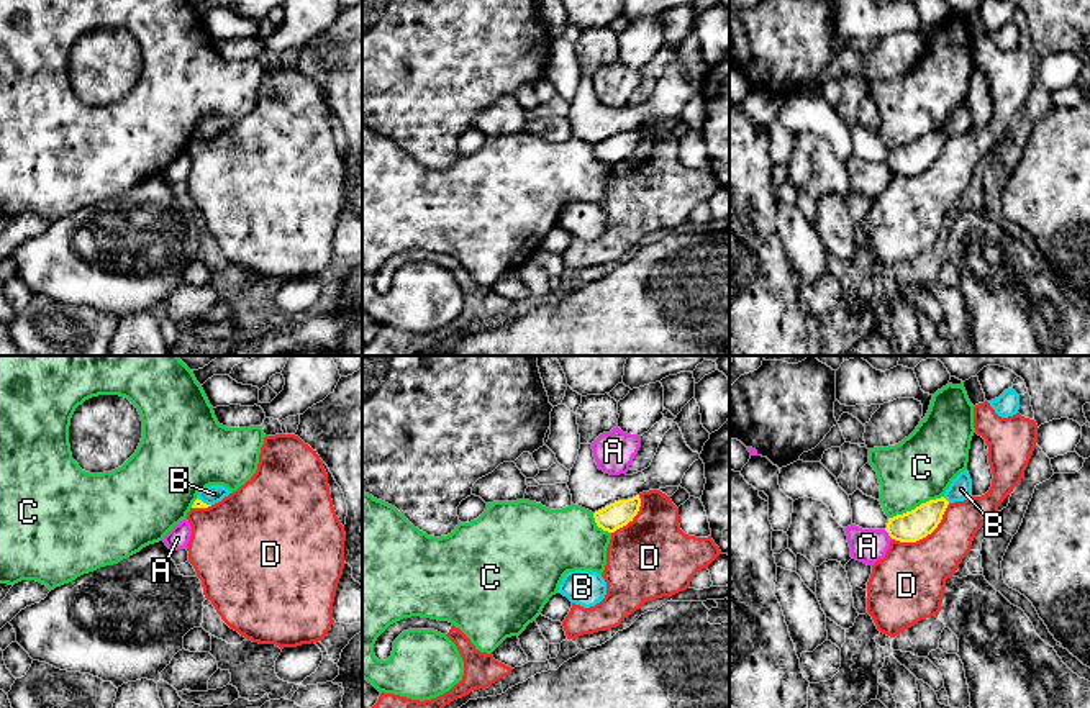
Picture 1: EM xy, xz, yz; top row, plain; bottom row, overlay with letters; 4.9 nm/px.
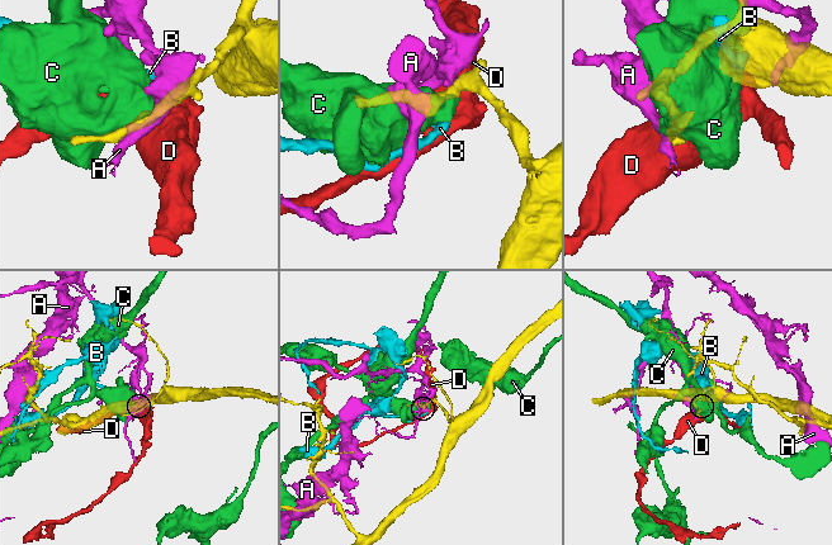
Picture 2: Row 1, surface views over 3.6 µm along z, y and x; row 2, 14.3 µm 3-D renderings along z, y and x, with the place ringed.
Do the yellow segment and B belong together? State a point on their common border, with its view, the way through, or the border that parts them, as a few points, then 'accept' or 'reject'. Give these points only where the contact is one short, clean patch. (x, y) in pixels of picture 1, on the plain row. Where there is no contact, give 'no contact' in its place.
contact yz (944, 131); border yz (943, 130), (949, 135); reject

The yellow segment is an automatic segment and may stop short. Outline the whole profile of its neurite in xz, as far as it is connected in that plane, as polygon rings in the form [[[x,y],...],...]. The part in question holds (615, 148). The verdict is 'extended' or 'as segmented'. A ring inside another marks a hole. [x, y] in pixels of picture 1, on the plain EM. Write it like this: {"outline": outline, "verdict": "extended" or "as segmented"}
{"outline": [[[639,128],[618,133],[615,136],[606,138],[605,141],[593,146],[595,156],[598,161],[608,166],[615,166],[616,162],[626,159],[638,148],[641,139]]], "verdict": "as segmented"}

